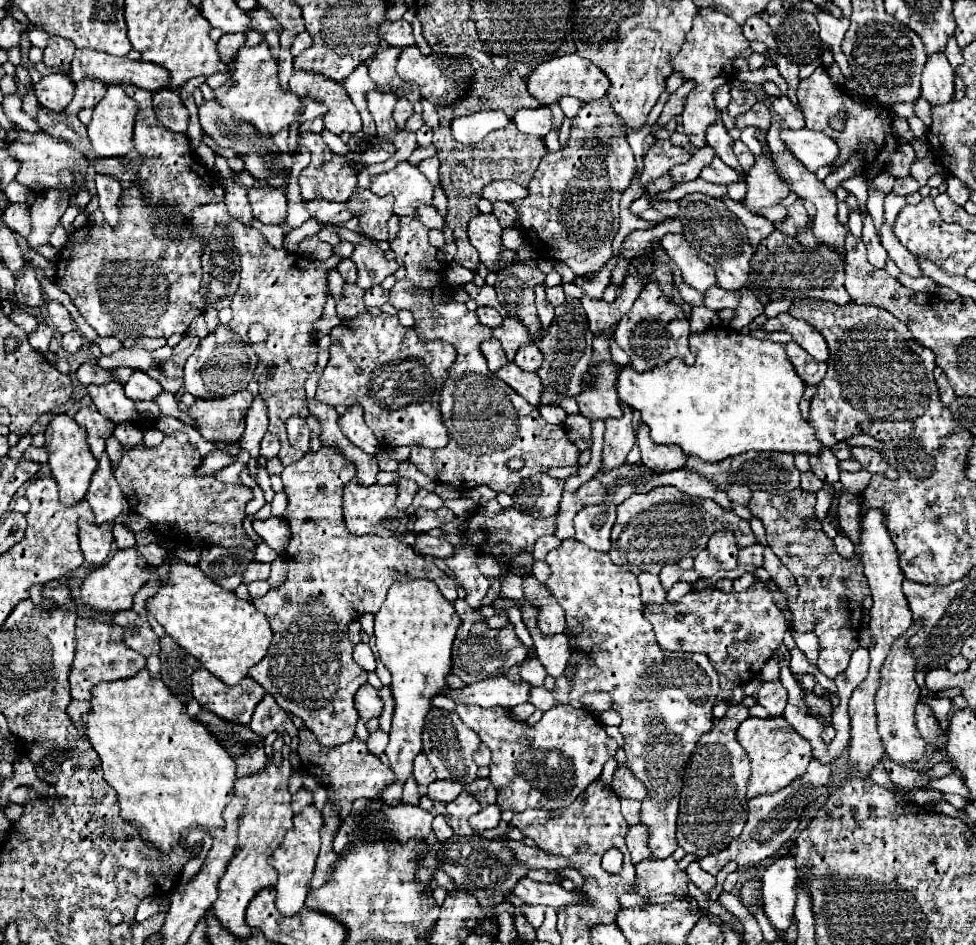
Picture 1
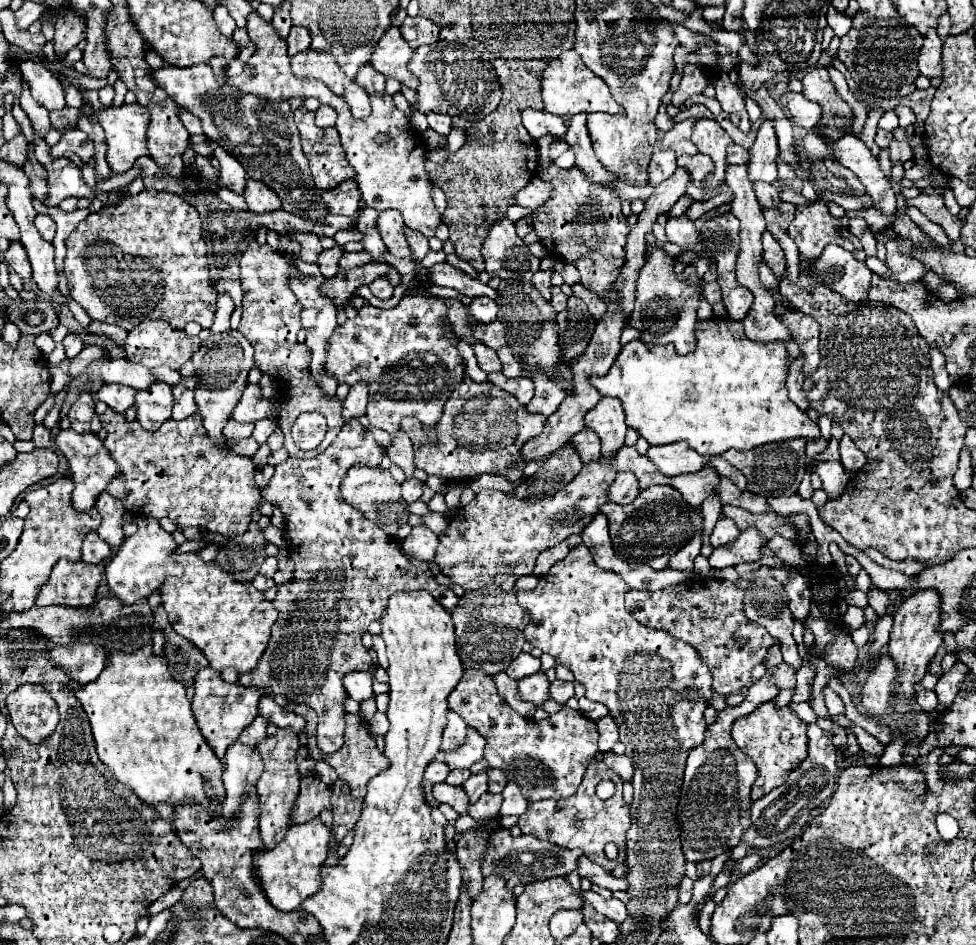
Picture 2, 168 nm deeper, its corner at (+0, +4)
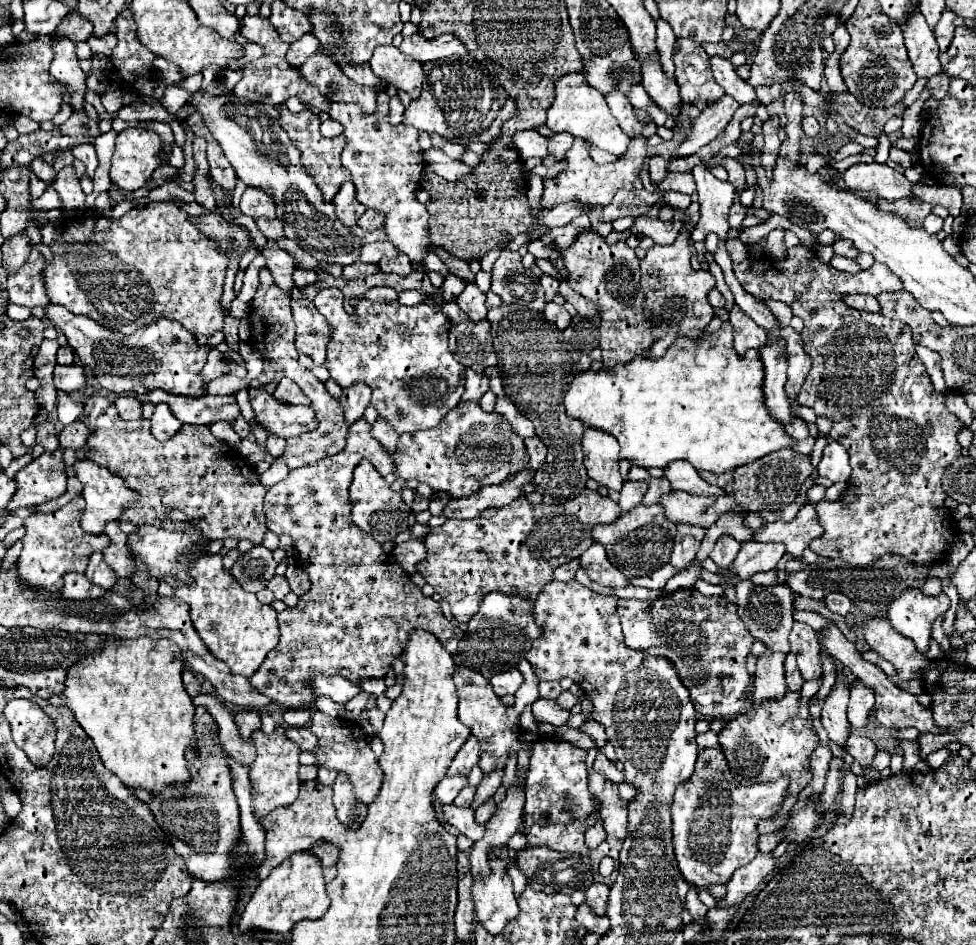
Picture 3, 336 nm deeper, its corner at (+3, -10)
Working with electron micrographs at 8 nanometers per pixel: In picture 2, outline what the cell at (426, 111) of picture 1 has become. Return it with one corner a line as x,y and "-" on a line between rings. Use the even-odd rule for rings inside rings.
428,112
428,124
432,130
436,130
438,134
448,136
448,132
452,130
452,120
448,114
438,114
438,112

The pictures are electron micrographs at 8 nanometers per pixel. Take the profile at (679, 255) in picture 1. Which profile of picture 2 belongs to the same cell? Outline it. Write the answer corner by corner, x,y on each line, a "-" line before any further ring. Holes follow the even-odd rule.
678,216
678,218
668,218
666,224
666,236
670,242
682,246
684,250
692,250
698,244
698,234
694,224
686,218
686,216

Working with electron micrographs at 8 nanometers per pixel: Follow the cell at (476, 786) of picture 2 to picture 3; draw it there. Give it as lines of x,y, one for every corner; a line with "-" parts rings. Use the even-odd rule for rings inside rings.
493,770
493,772
483,776
481,784
477,786
477,794
475,794
475,800
473,800
473,810
477,806
481,806
483,802
487,802
497,792
497,788
501,786
501,778
503,778
503,770

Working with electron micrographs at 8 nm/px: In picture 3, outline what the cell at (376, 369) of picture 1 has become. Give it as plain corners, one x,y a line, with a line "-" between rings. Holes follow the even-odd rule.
325,288
313,300
315,308
325,317
331,328
331,342
327,344
325,362
325,368
329,370
331,378
341,388
347,388
355,382
365,382
373,392
371,404
377,408
379,416
385,418
397,430
397,434
435,428
441,418
459,404
461,394
465,390
465,366
455,360
447,346
447,334
451,326
449,320
443,316
441,310
431,308
429,304
375,304
363,298
357,302
355,314
349,316
343,303
344,295
339,288

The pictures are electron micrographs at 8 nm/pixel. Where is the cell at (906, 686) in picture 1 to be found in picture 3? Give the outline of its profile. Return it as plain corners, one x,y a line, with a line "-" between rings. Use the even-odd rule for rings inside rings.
905,588
897,600
891,602
887,616
891,626
911,638
921,654
927,654
931,640
931,626
935,618
949,610
949,596
927,596
919,588

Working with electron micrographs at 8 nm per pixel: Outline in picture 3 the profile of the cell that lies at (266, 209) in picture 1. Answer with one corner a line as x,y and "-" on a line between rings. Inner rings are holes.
249,186
241,196
241,212
251,218
275,218
275,202
265,190

